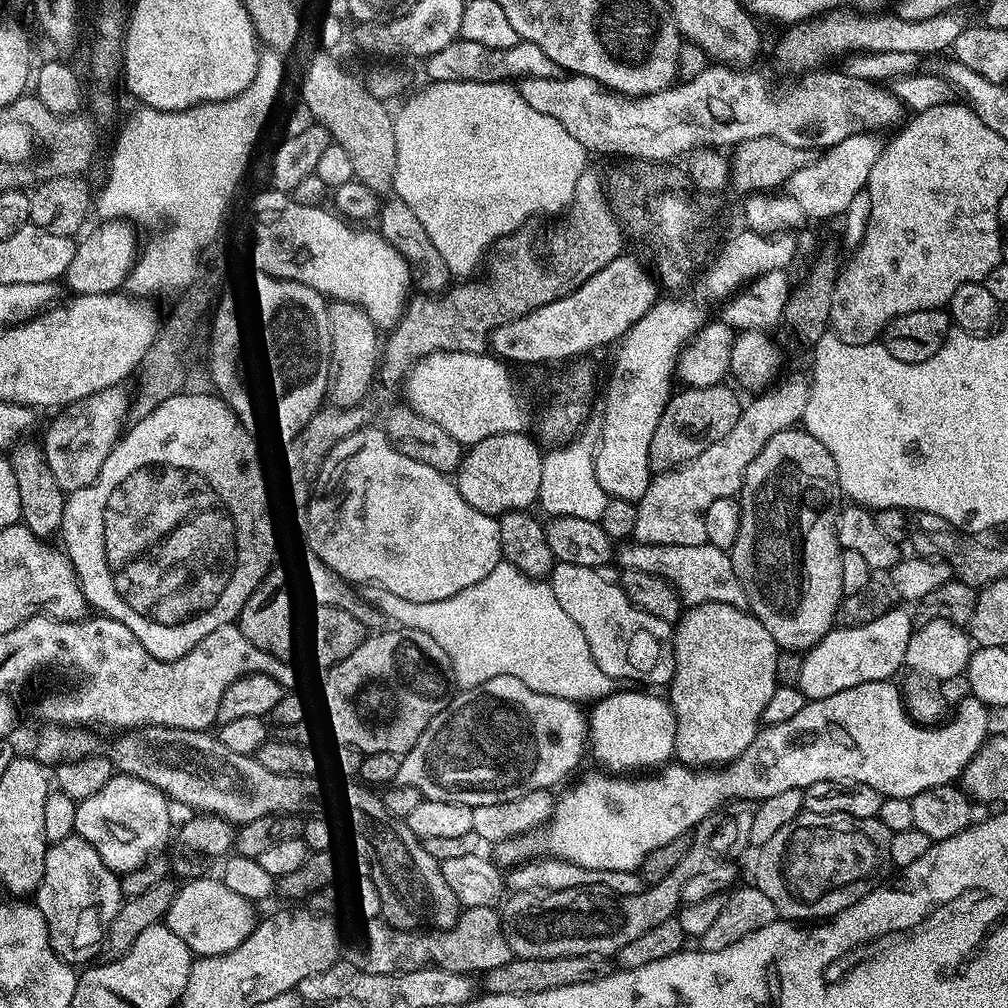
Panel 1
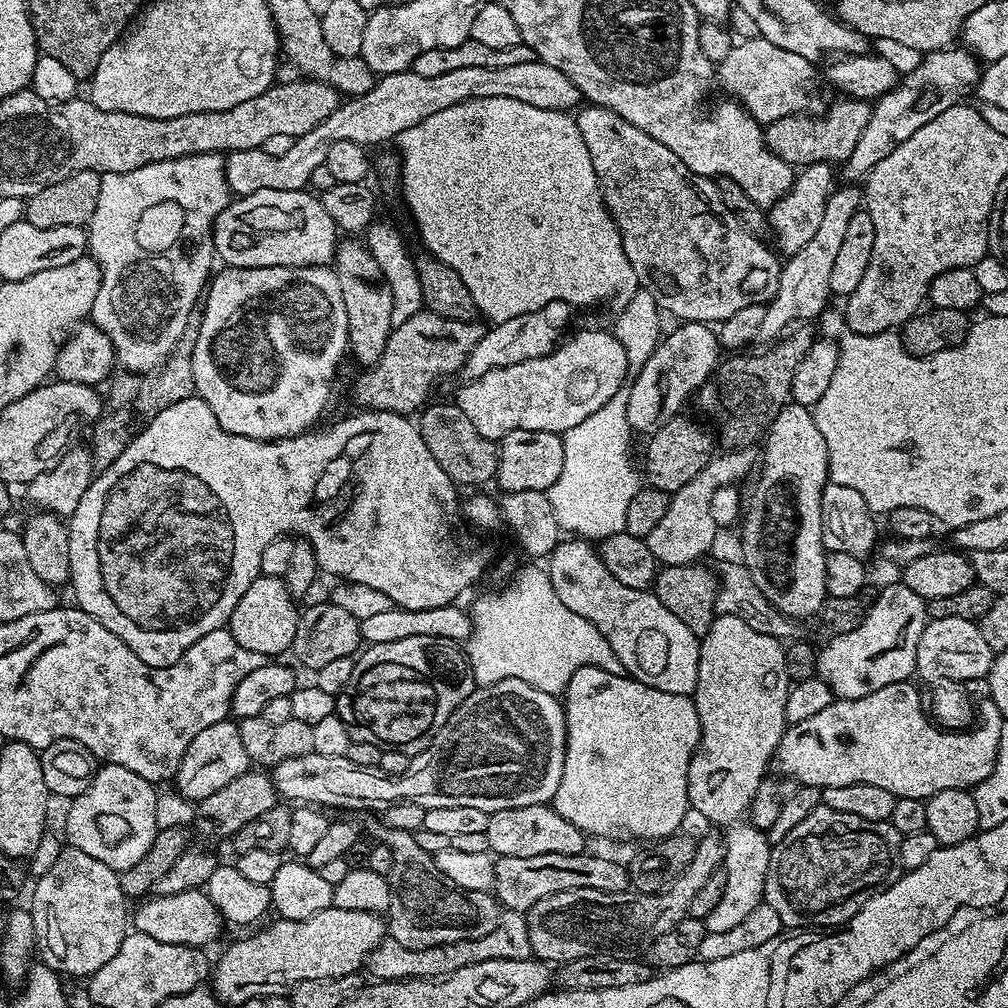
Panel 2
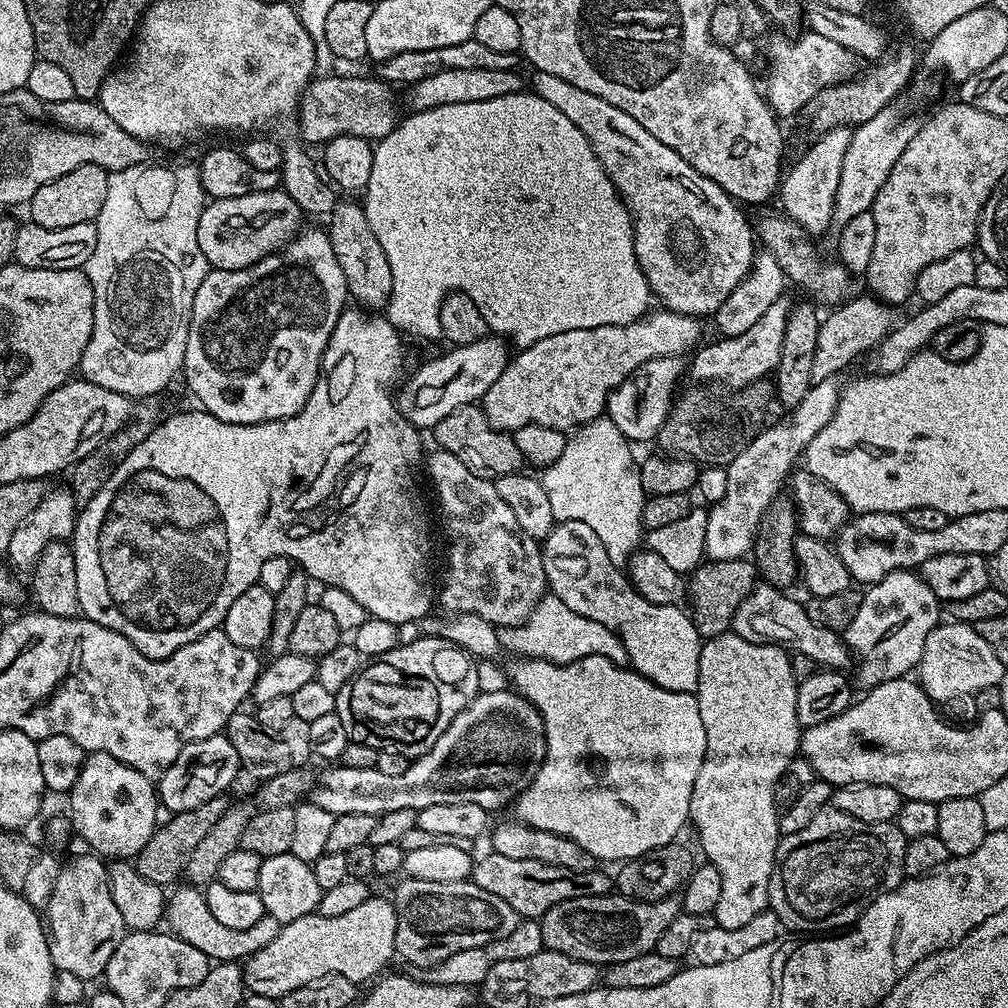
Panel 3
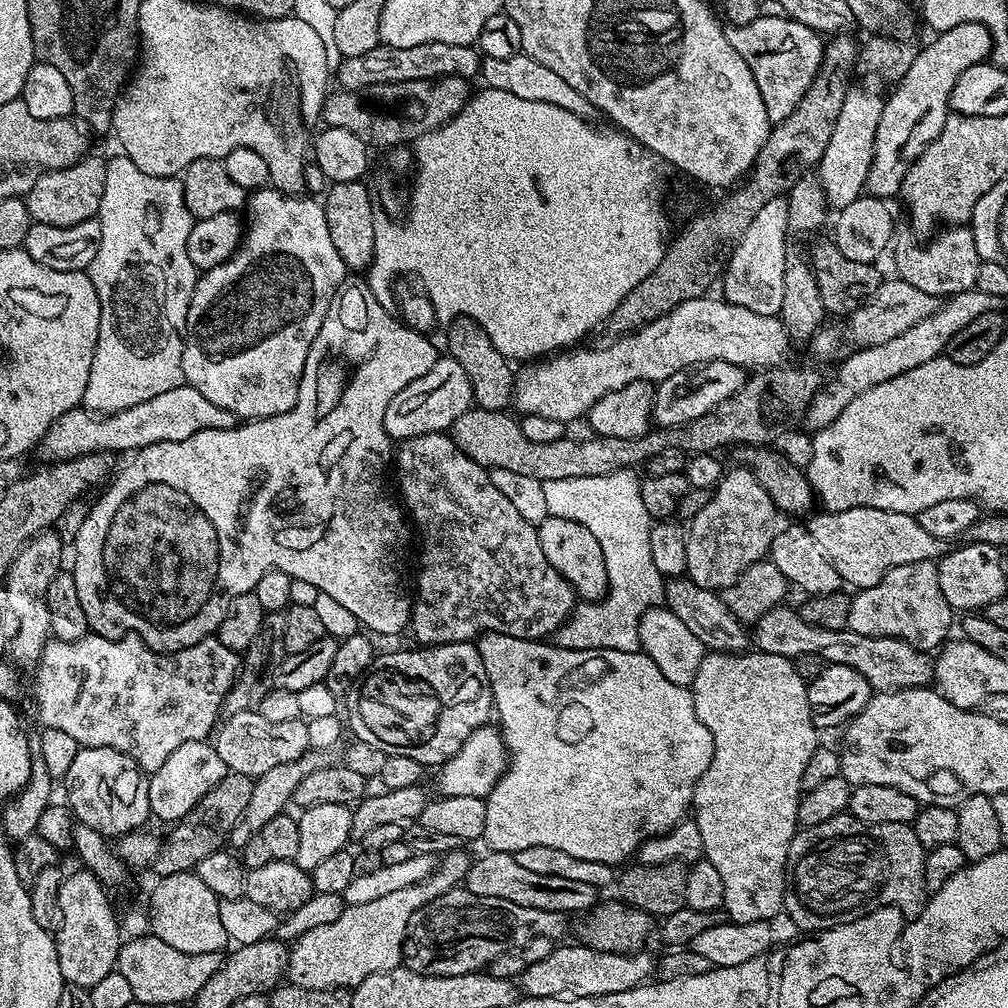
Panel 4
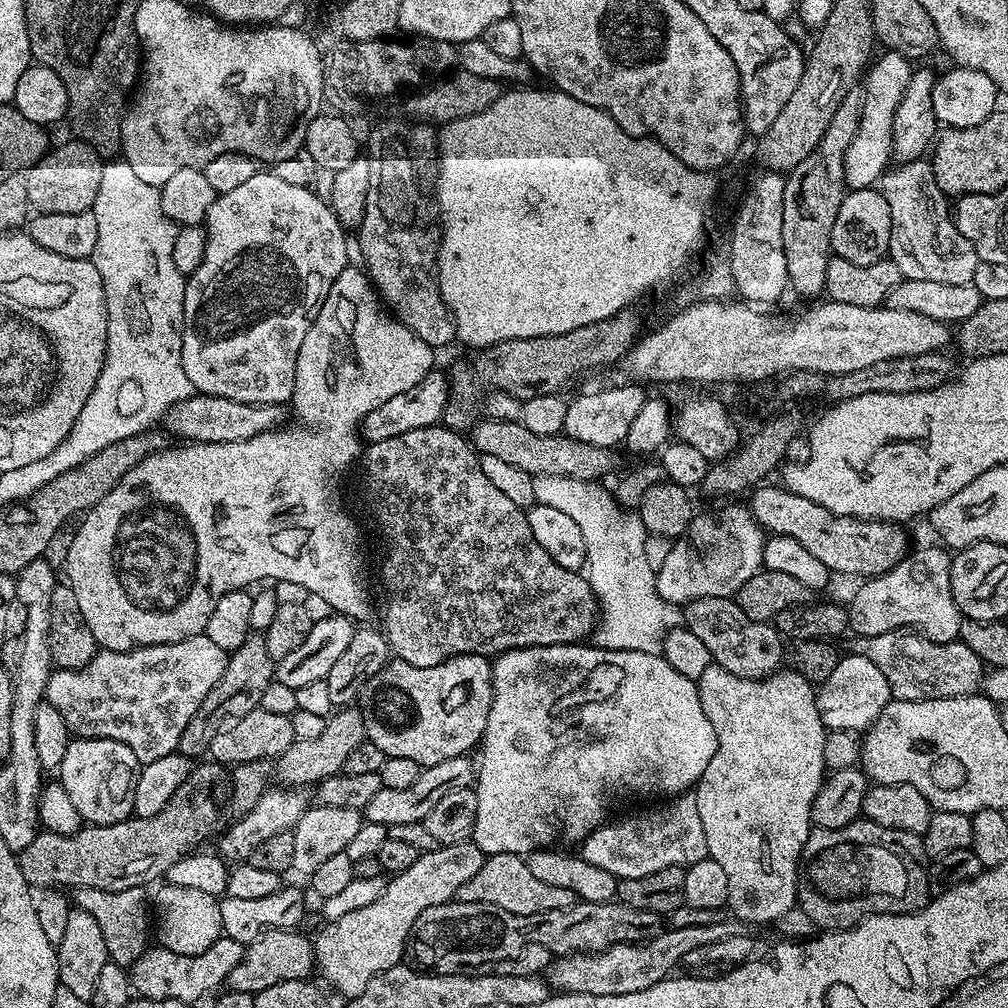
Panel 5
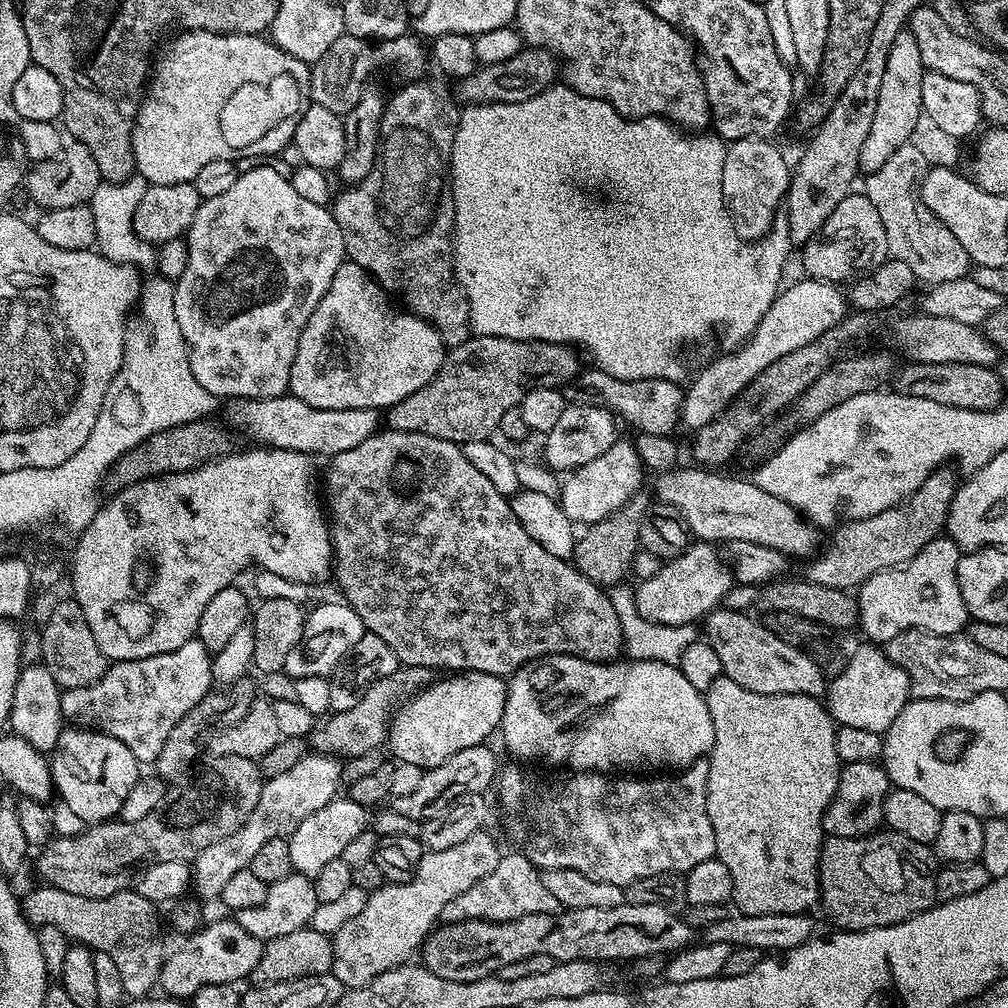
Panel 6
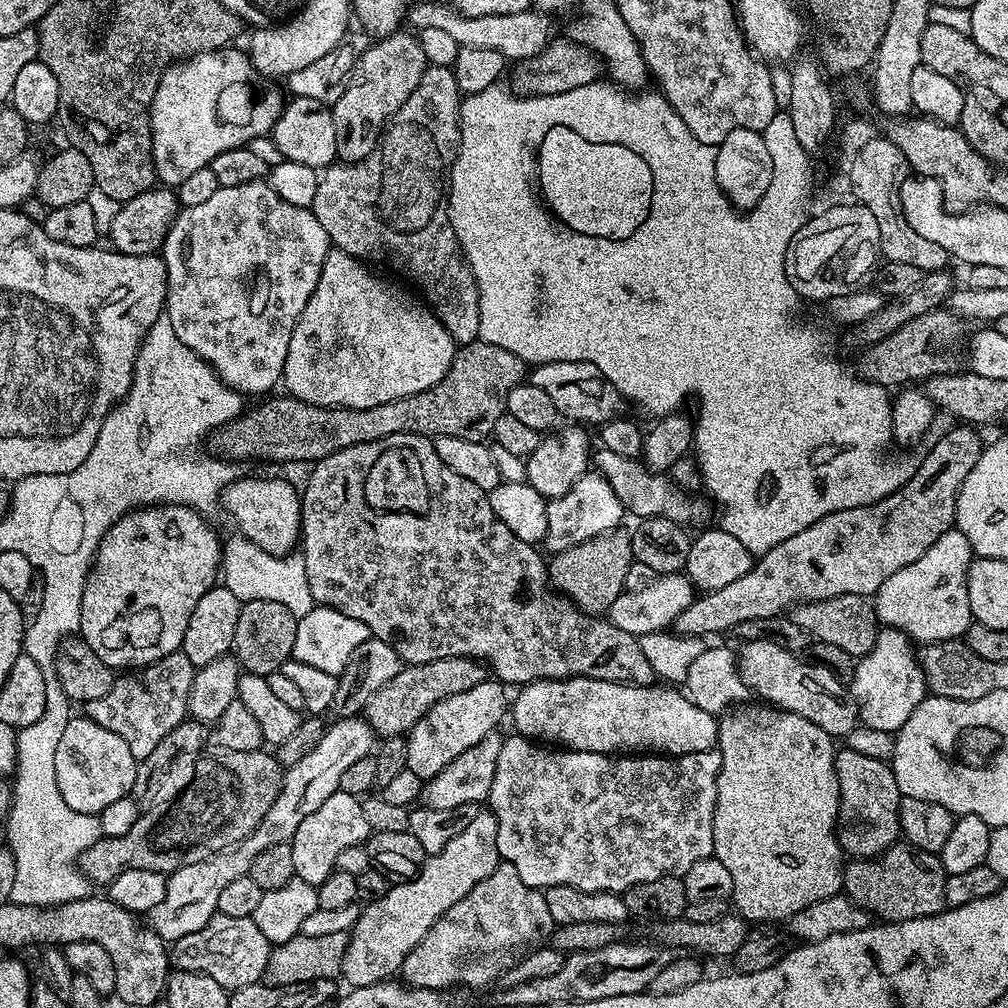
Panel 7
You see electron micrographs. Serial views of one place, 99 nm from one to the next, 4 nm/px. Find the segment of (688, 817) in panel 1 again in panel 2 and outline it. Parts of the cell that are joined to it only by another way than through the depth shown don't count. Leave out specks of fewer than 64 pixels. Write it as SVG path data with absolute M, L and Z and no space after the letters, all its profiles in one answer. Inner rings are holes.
M905 682L902 684L891 684L890 686L882 686L882 690L874 690L874 694L866 694L862 698L854 698L853 700L833 699L830 706L826 706L826 710L813 714L810 718L805 718L797 724L788 724L784 729L782 738L778 742L774 753L774 768L781 772L781 777L789 776L792 780L797 780L797 785L805 788L825 789L830 786L854 786L855 784L869 784L870 786L882 786L882 790L890 790L892 796L901 796L902 798L918 798L925 801L929 796L938 794L938 790L954 790L962 788L971 789L978 782L982 782L990 774L990 770L994 770L994 762L998 758L998 742L1002 738L1002 726L1006 722L1000 717L998 706L994 706L994 702L984 700L978 704L978 719L974 726L967 730L945 731L938 728L931 719L926 715L925 705L920 705L920 696L916 693L915 683Z

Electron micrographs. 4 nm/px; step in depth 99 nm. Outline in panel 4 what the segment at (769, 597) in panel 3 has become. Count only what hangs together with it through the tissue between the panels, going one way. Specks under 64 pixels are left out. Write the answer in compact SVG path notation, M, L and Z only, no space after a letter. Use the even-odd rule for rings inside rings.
M779 606L767 610L766 614L762 614L760 620L755 622L756 636L754 632L754 644L759 651L789 658L817 656L818 659L824 660L820 662L825 665L841 664L842 666L850 666L850 670L858 670L858 674L862 674L862 678L866 678L866 682L870 682L873 693L893 692L903 688L922 688L933 683L933 657L929 653L923 652L921 648L915 648L910 642L899 640L898 638L890 638L889 636L858 634L857 632L851 632L848 627L842 630L822 630L822 626L810 626L810 622L802 619L795 607L786 607Z

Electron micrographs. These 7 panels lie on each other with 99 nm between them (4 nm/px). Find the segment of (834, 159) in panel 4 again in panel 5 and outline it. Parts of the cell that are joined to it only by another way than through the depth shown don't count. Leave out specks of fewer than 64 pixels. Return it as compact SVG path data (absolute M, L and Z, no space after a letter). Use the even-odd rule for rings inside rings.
M884 50L871 61L866 75L862 80L862 91L864 94L864 105L862 106L862 118L858 122L858 134L854 134L854 142L850 150L846 150L844 159L844 182L849 189L853 188L870 188L873 187L883 177L884 173L889 171L893 163L892 154L892 131L894 130L894 116L898 106L902 102L902 96L906 94L906 88L910 86L910 78L914 71L909 57L904 56L901 52Z

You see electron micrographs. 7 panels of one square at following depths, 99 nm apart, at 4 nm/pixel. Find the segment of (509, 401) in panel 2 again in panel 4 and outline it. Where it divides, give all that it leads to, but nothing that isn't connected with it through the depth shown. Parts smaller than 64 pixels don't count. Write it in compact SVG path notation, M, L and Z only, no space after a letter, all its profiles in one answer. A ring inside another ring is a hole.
M705 294L694 298L693 300L687 300L682 302L682 306L678 306L674 310L670 310L666 314L662 314L660 318L654 322L650 322L646 326L637 328L635 332L626 332L617 335L612 338L609 344L604 344L601 348L580 348L584 346L572 346L567 350L561 350L555 354L549 355L547 358L541 359L539 362L529 363L527 366L515 373L514 376L514 408L517 413L528 415L541 415L543 418L556 419L563 422L570 422L570 420L576 420L579 418L587 417L591 408L603 395L610 394L611 391L621 390L622 387L628 383L638 382L639 380L647 380L649 382L659 382L670 378L670 374L678 374L678 370L686 370L687 368L695 368L698 364L709 364L715 360L721 360L722 362L730 362L734 366L745 370L759 370L762 368L779 368L785 363L784 360L788 356L788 347L790 347L790 341L788 338L788 331L784 329L784 324L777 316L765 316L763 314L756 314L752 310L748 310L745 307L732 305L730 302L723 298L717 298L717 300L711 300L711 295Z

